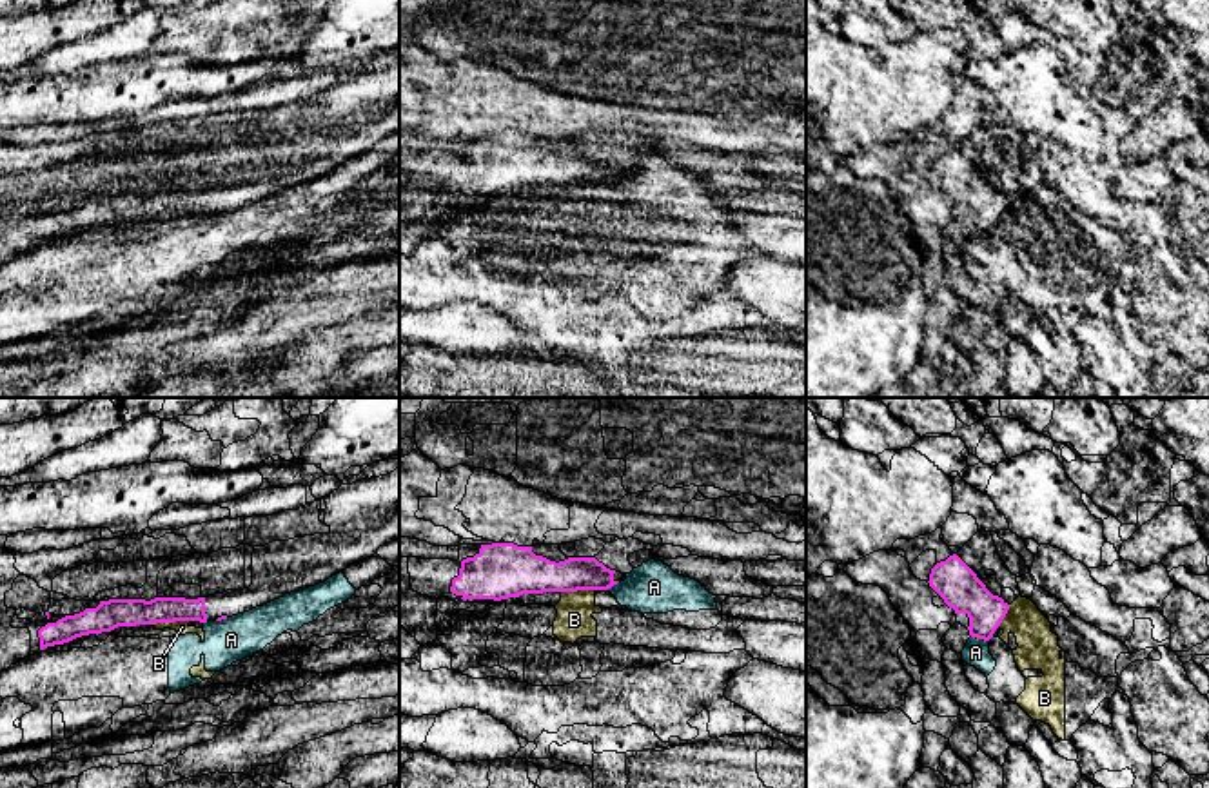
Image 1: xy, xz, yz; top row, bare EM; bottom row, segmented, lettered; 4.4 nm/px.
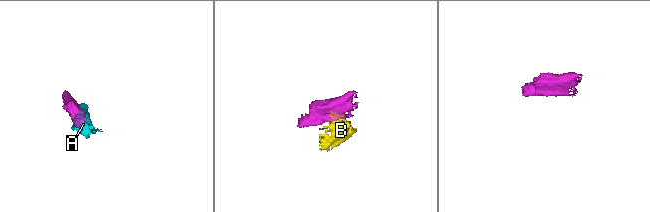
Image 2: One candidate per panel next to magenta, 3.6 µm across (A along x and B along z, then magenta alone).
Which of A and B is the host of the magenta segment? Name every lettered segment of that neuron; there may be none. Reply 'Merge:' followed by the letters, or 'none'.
Merge: none

